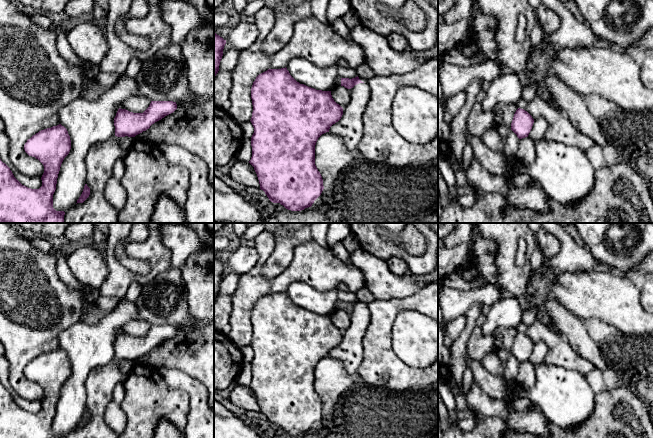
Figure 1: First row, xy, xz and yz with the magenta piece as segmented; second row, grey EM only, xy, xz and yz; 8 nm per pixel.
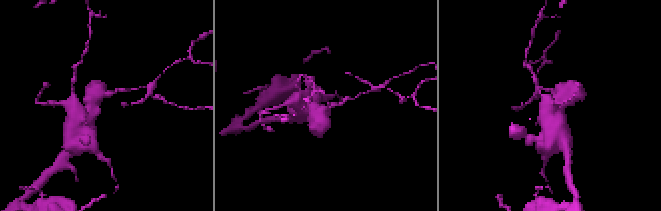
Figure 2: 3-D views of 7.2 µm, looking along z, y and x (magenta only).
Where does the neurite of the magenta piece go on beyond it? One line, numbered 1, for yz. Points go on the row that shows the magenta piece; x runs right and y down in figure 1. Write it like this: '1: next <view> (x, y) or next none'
1: next none

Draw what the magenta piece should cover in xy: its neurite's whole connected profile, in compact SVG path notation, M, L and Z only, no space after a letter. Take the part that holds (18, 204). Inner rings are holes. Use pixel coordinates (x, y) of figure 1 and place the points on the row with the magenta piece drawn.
M61 124L27 140L25 152L44 166L39 189L22 185L0 159L0 223L64 223L65 212L53 208L53 194L61 164L70 149L70 136Z

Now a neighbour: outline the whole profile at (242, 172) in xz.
M236 160L229 172L230 178L248 187L260 188L254 167L249 162Z

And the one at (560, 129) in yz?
M536 96L529 101L520 99L515 105L517 108L527 111L534 120L539 117L546 120L548 127L544 139L547 141L575 146L583 152L596 145L591 138L580 133L571 123L567 114L554 106L550 100Z

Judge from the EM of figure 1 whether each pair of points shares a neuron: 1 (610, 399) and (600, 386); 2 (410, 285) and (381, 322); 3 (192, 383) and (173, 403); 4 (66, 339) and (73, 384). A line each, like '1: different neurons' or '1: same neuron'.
1: different neurons
2: different neurons
3: different neurons
4: same neuron

